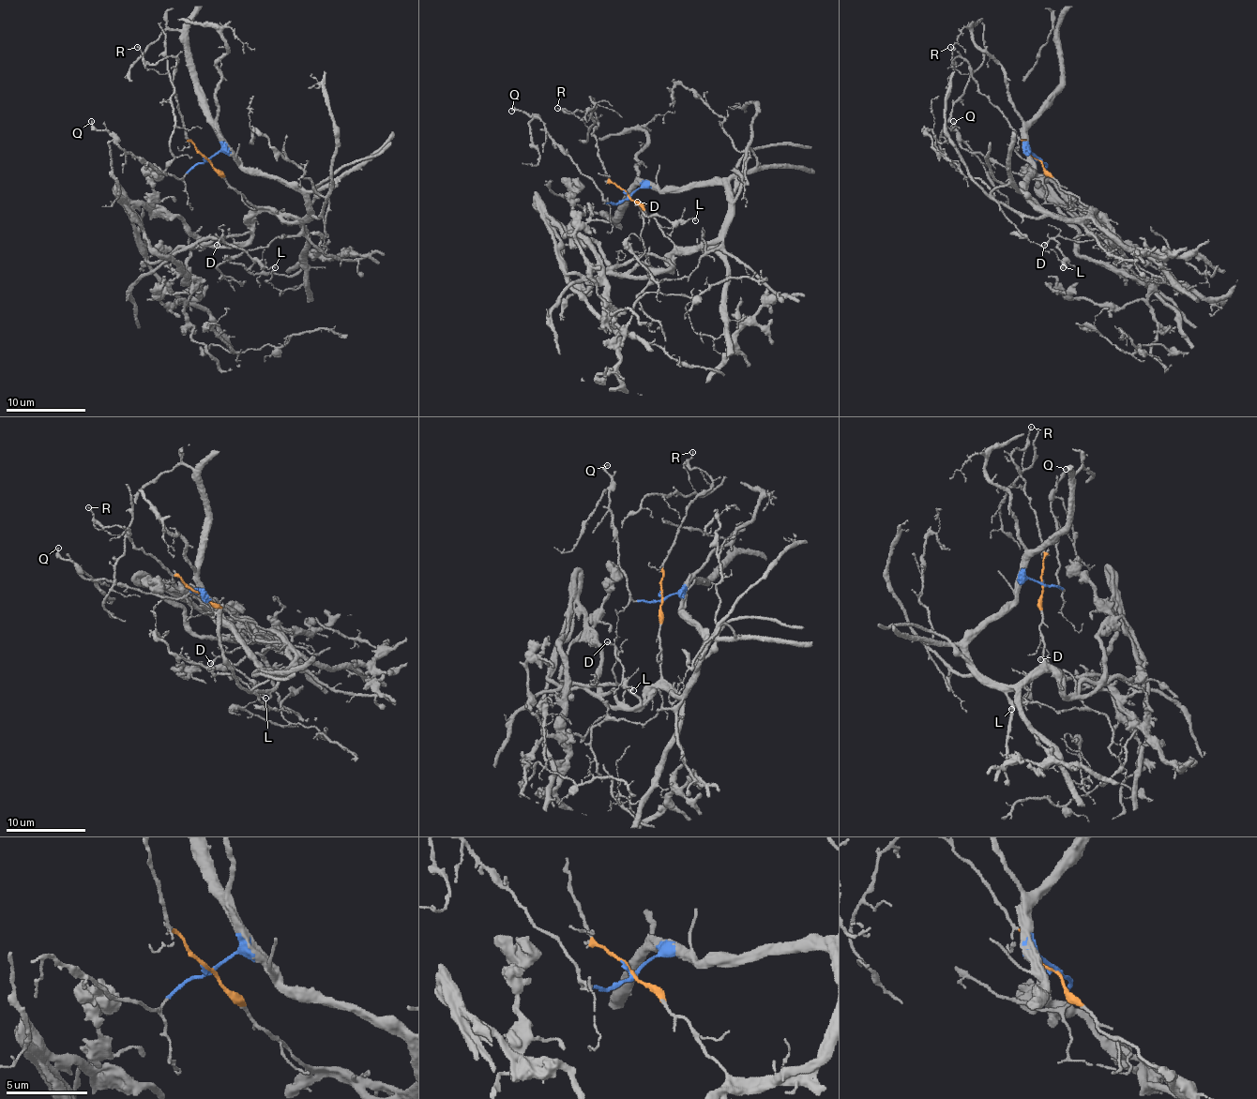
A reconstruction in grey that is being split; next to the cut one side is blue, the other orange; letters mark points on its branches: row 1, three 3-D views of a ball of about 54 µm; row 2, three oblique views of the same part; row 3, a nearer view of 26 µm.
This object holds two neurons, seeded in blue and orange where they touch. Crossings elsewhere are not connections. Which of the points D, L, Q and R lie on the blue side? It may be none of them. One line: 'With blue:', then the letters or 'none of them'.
With blue: Q

